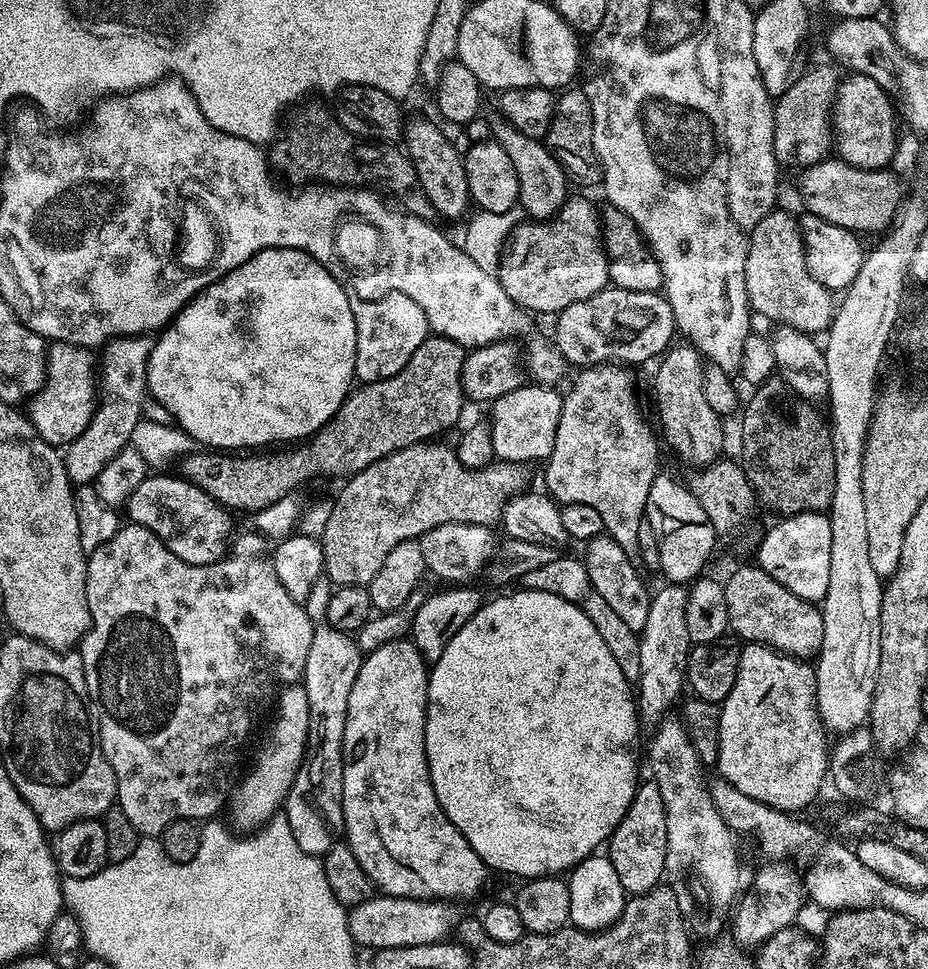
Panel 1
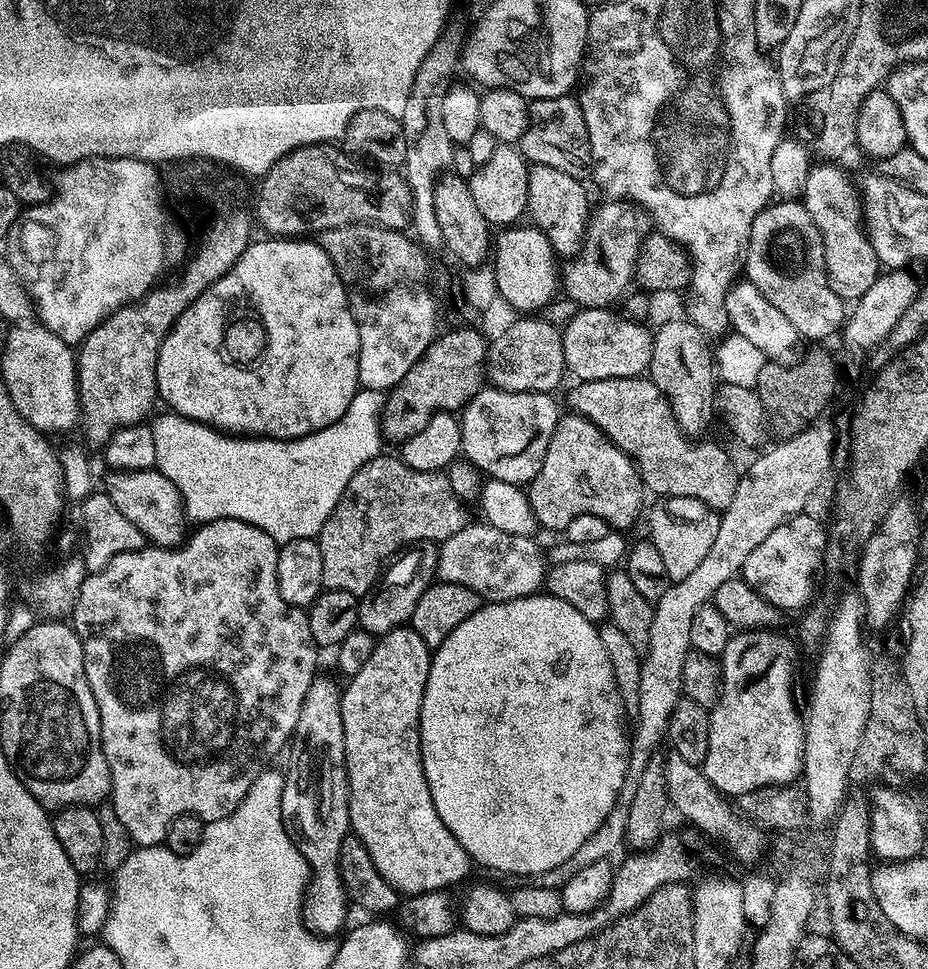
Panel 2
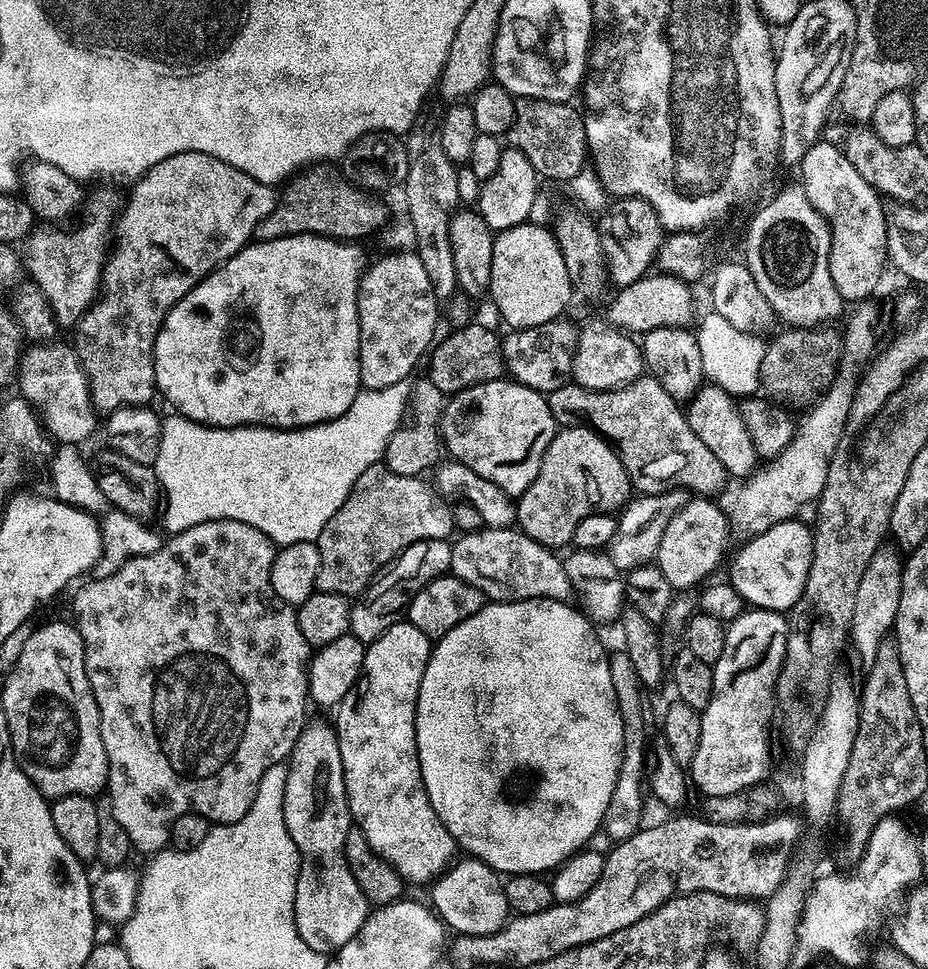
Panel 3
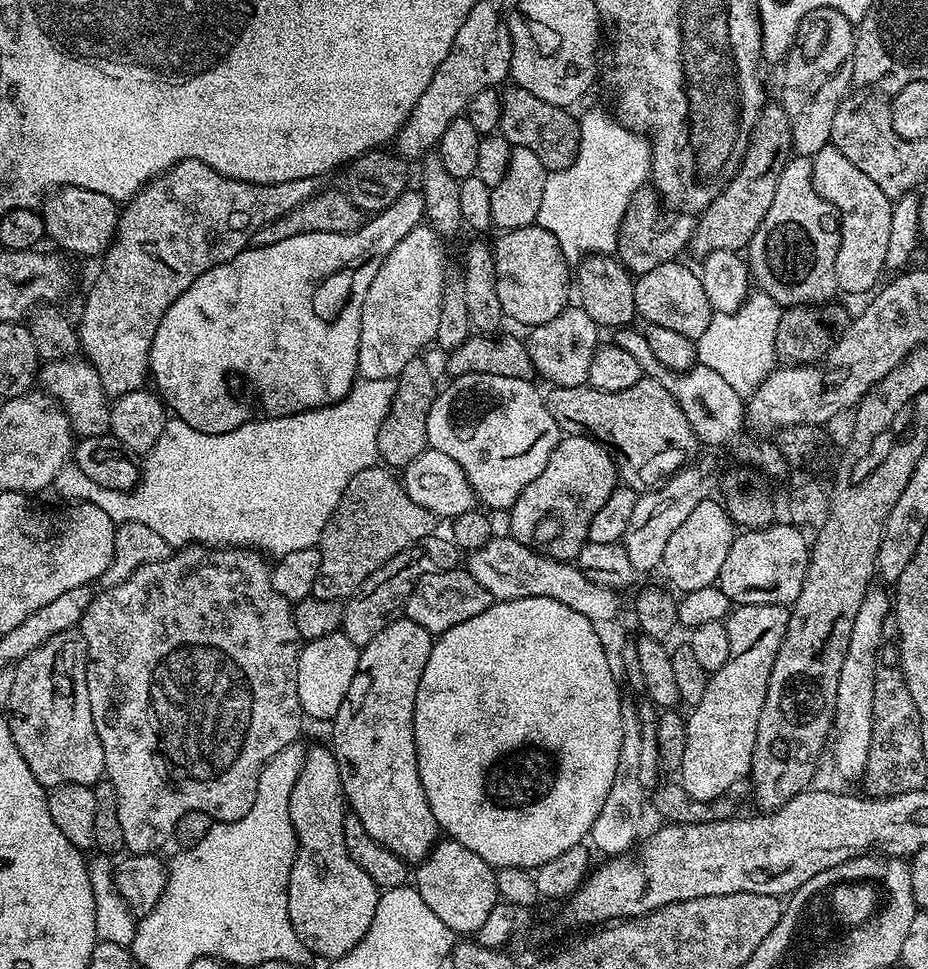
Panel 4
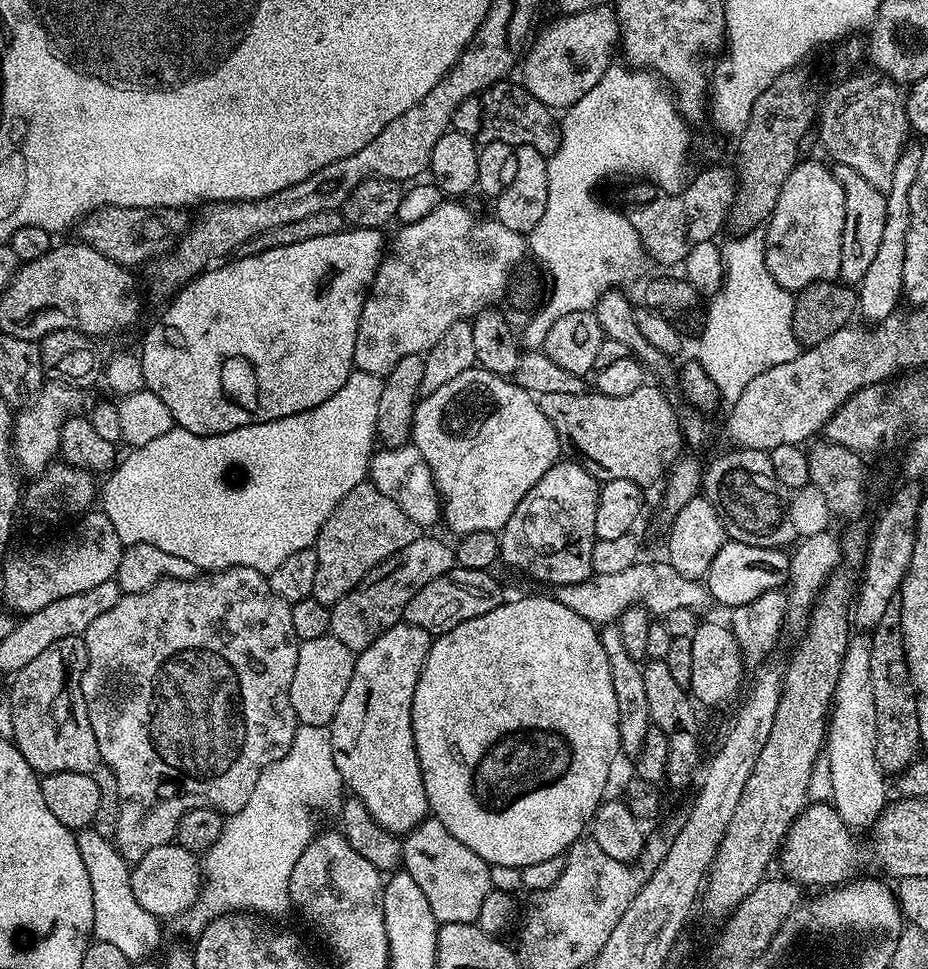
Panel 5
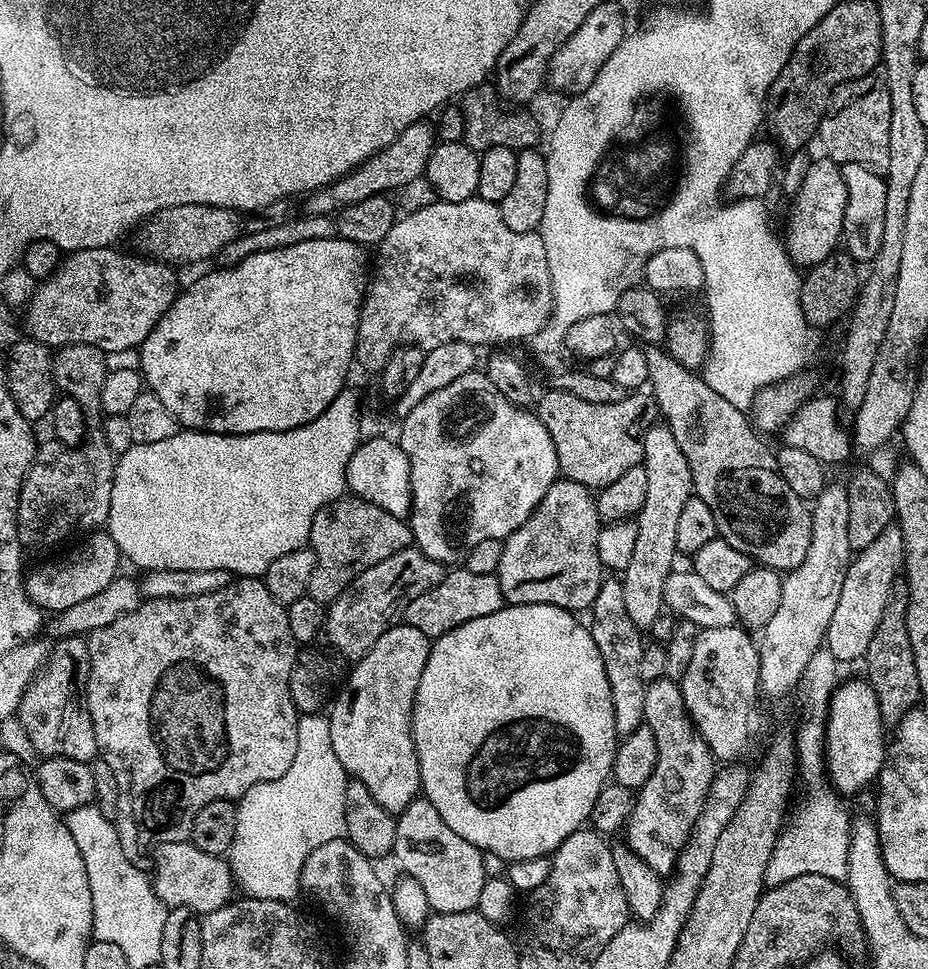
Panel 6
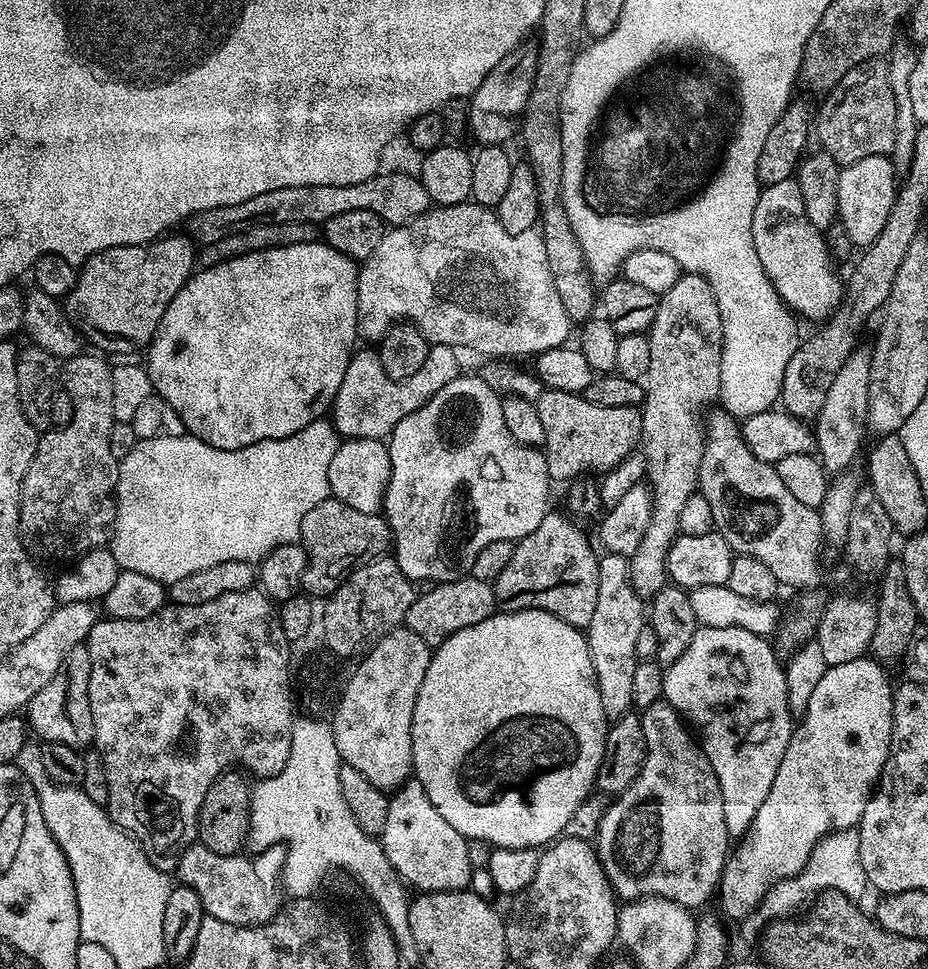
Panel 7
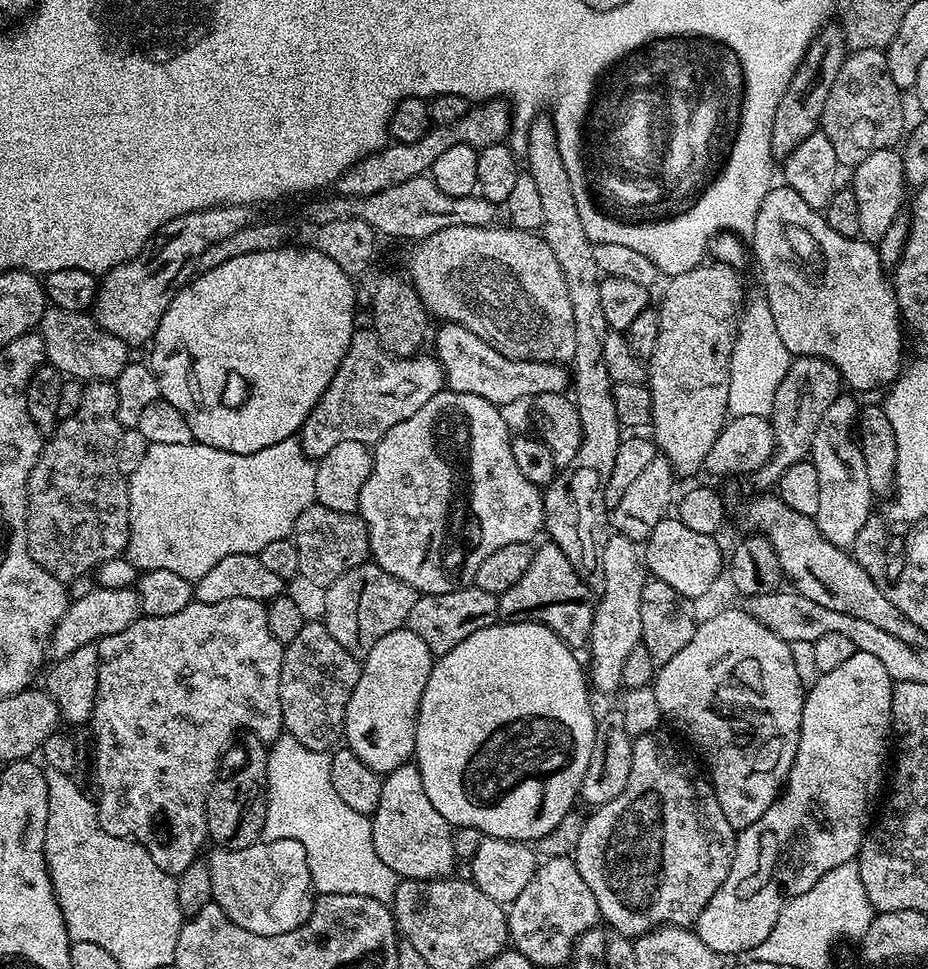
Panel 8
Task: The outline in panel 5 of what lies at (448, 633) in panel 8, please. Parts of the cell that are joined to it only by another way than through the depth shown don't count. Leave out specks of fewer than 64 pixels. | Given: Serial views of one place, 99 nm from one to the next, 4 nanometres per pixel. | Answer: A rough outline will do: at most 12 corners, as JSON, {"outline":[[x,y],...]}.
{"outline":[[488,570],[426,582],[403,619],[435,638],[506,595]]}

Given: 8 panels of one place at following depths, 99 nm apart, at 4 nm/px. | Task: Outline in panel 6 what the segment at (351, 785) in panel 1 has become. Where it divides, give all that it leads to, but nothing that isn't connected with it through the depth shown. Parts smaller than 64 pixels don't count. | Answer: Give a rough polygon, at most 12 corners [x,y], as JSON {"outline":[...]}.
{"outline":[[393,624],[327,713],[393,814],[422,792],[412,707],[430,638]]}

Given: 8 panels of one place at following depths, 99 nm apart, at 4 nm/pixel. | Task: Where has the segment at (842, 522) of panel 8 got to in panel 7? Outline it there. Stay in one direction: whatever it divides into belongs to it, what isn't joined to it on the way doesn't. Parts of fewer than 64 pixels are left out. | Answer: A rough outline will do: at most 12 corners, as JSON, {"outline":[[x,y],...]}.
{"outline":[[853,352],[814,421],[829,473],[855,462],[866,437],[869,353]]}

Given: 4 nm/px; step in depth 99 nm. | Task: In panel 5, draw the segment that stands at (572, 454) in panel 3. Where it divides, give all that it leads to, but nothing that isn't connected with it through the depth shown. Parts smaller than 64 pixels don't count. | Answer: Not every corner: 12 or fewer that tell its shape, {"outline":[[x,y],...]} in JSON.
{"outline":[[552,464],[499,533],[544,584],[594,575],[601,481]]}

